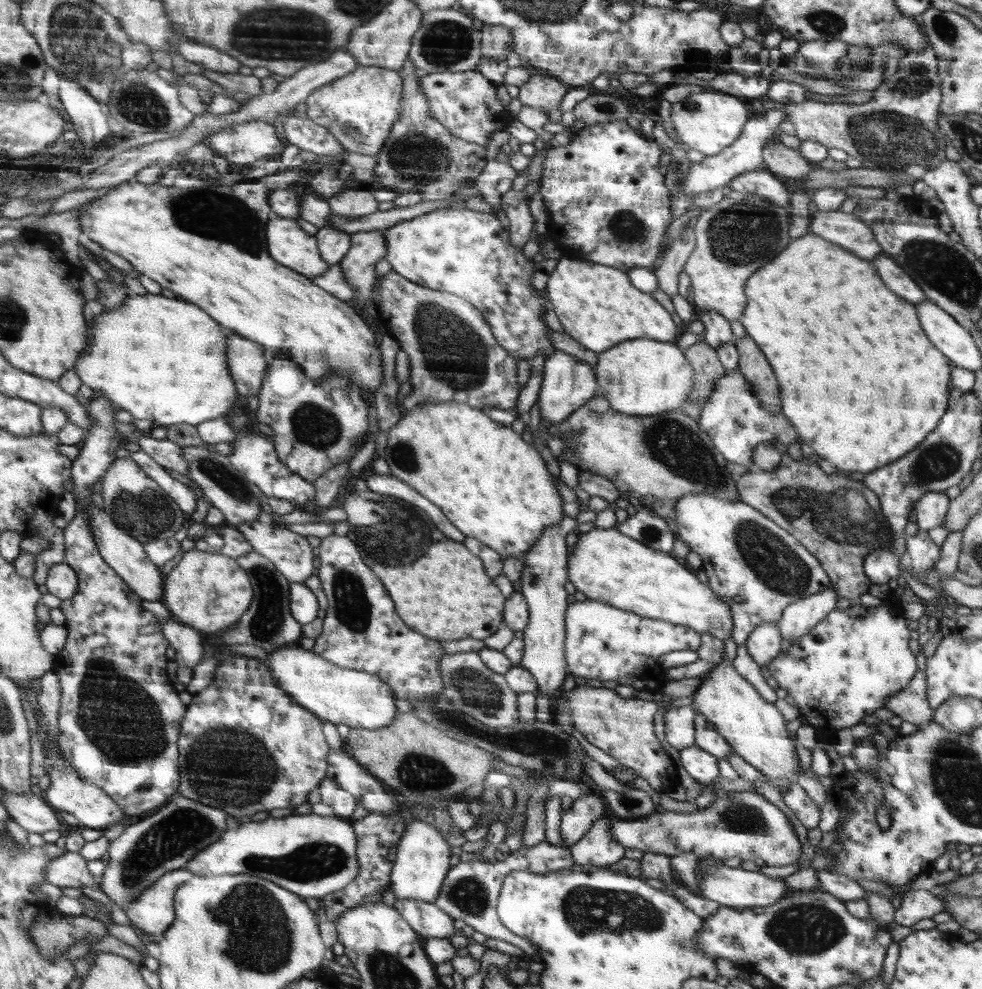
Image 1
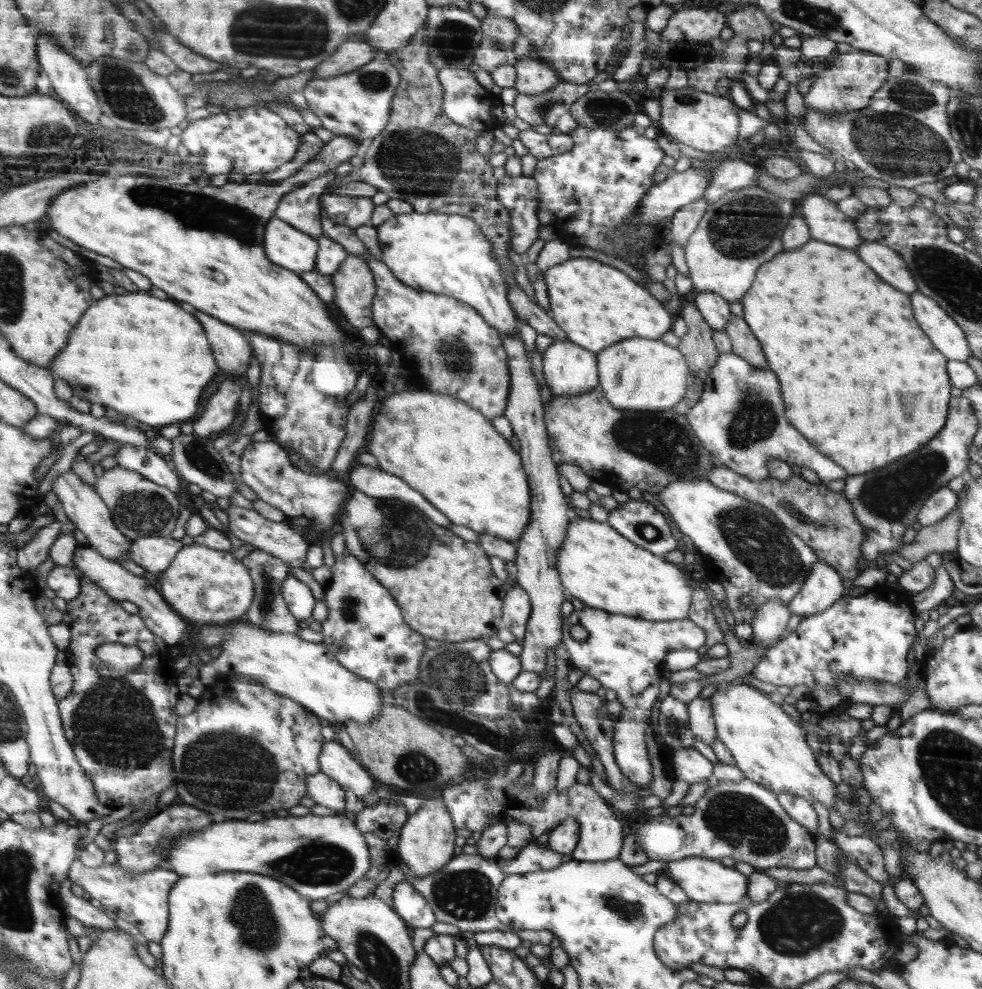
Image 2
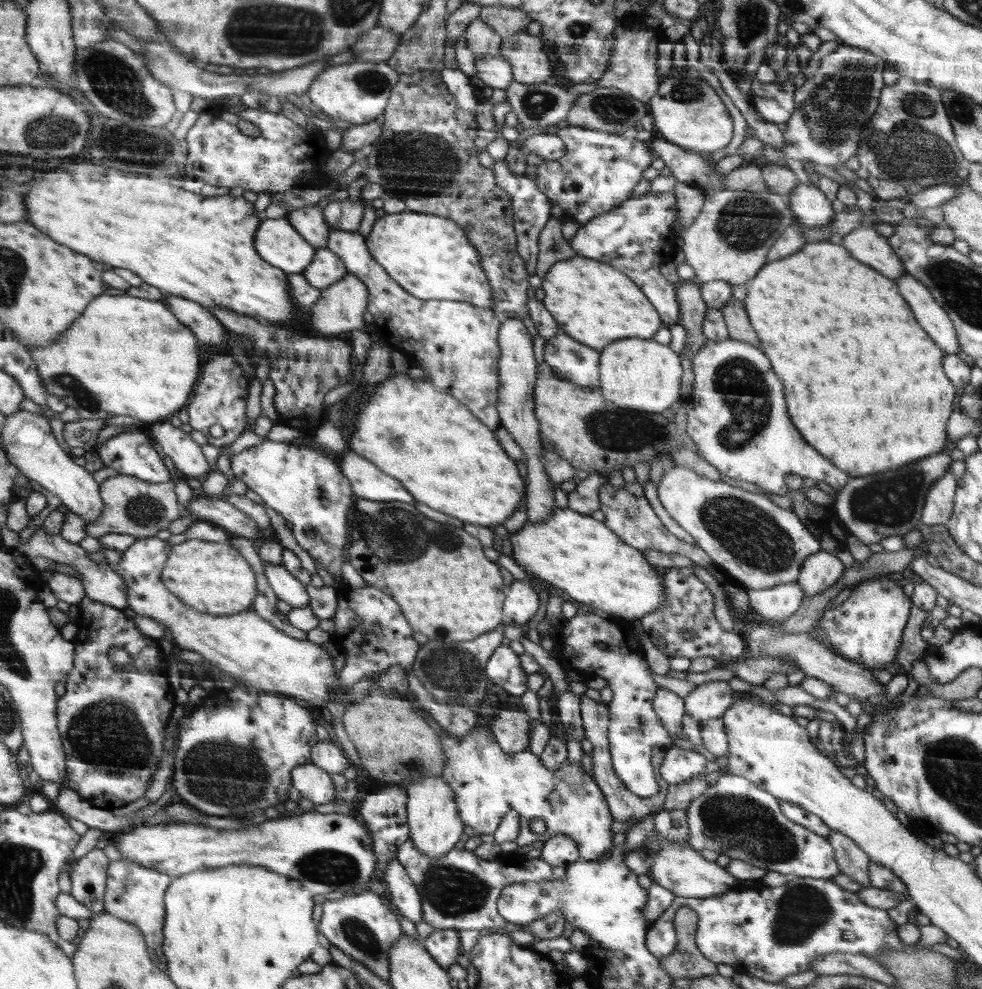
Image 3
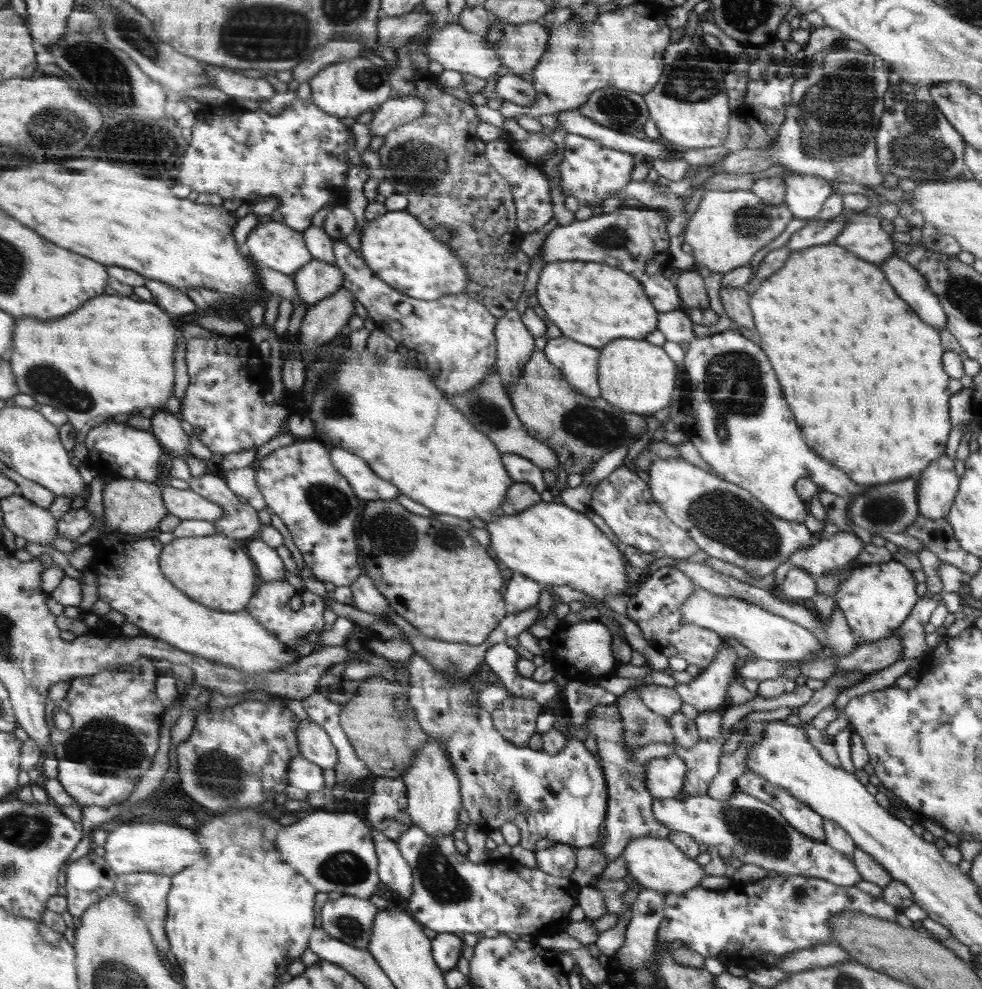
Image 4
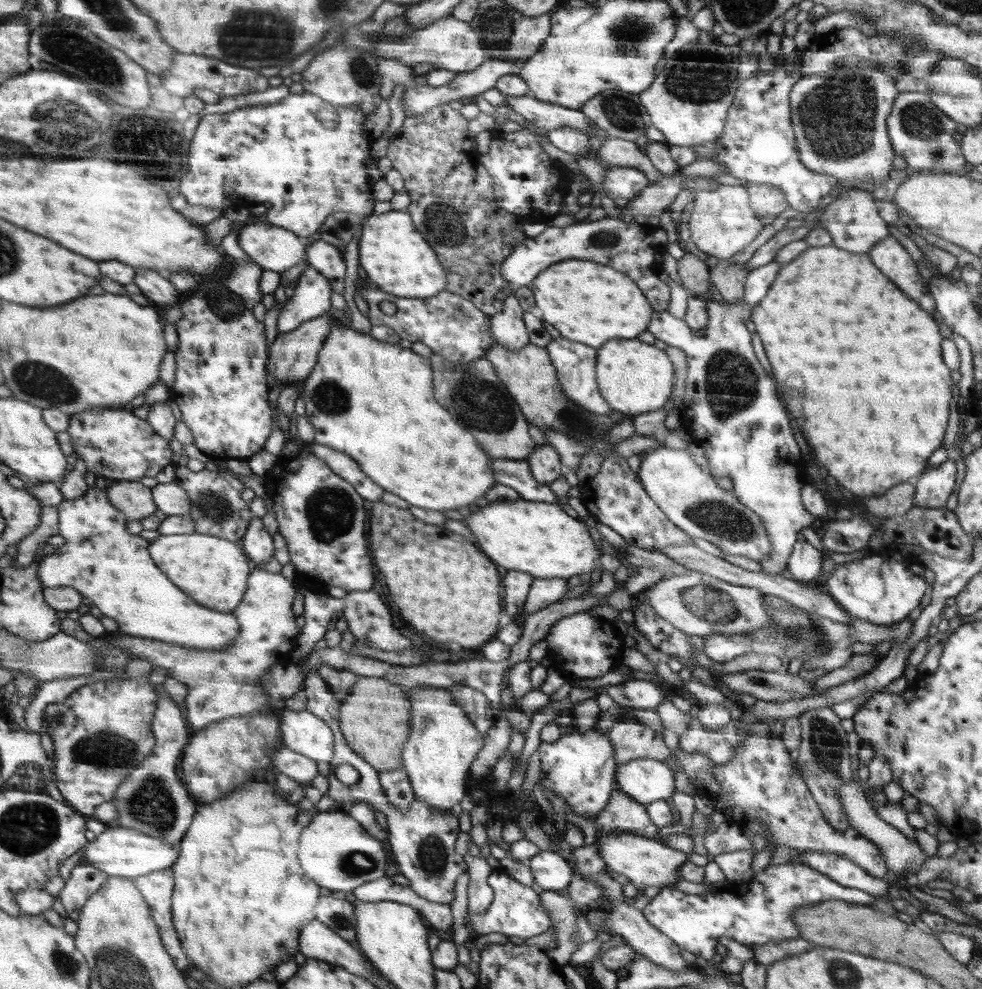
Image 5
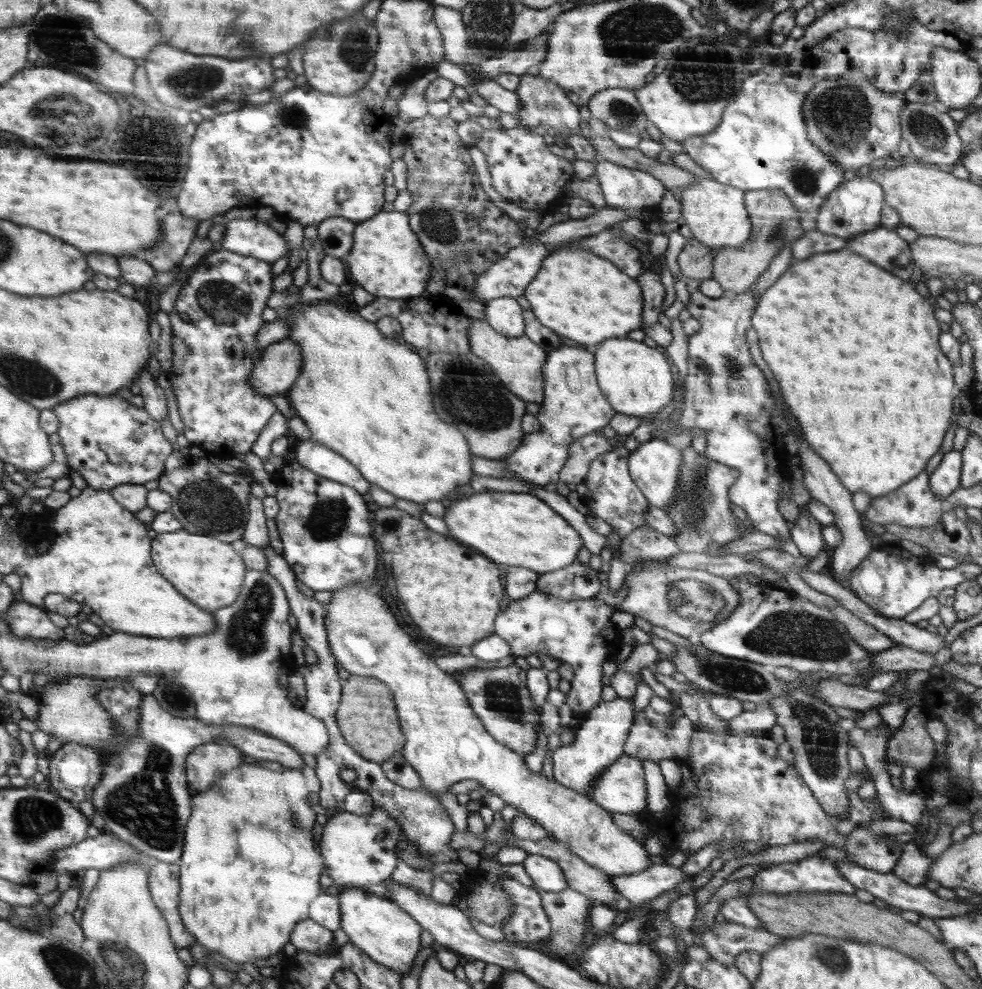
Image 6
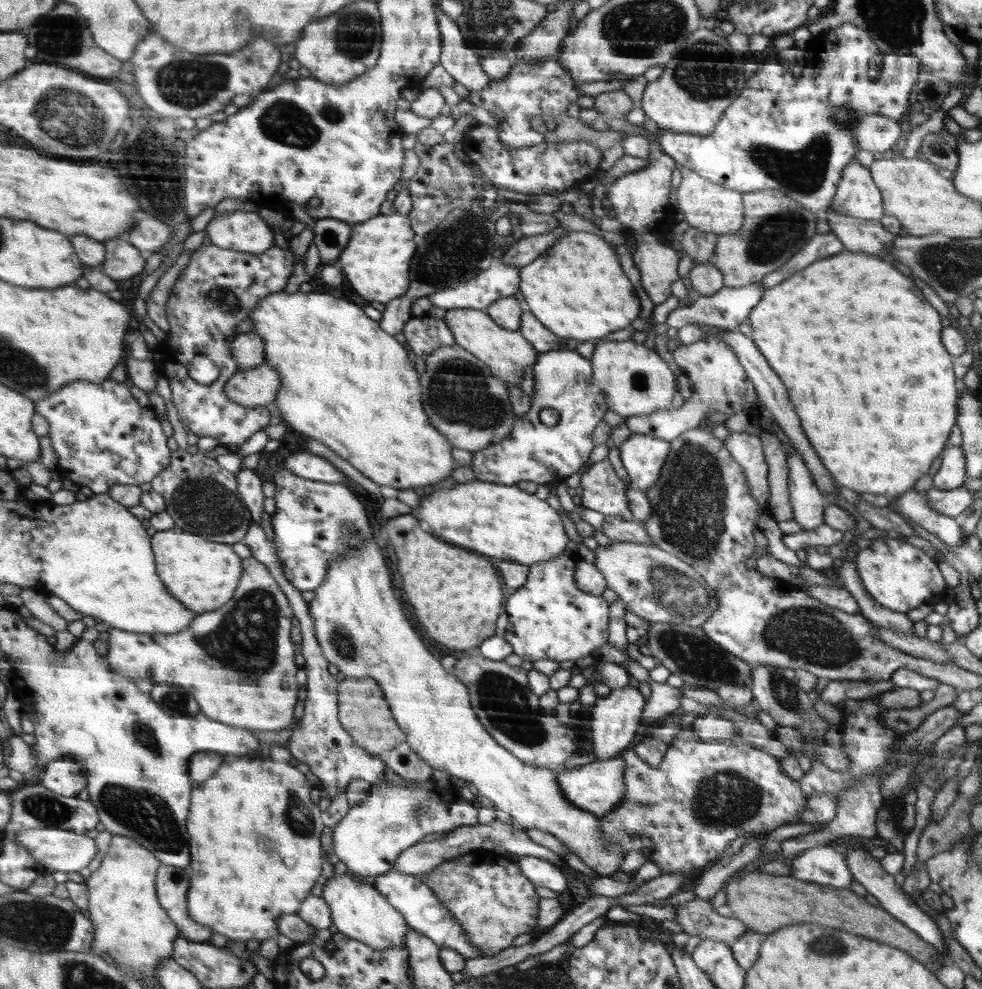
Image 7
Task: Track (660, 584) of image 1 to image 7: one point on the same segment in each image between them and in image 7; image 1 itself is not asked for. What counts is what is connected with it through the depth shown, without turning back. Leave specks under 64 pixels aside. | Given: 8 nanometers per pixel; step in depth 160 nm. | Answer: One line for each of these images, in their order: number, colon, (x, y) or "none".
2: (604, 570)
3: (573, 552)
4: (548, 543)
5: (539, 538)
6: (519, 529)
7: (500, 520)

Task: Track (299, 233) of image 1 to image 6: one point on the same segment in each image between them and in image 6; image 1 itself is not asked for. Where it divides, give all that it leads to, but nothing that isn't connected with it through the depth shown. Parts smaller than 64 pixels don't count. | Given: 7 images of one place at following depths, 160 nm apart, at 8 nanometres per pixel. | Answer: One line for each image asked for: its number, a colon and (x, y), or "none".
2: (288, 247)
3: (277, 241)
4: (274, 244)
5: (275, 248)
6: (246, 237)

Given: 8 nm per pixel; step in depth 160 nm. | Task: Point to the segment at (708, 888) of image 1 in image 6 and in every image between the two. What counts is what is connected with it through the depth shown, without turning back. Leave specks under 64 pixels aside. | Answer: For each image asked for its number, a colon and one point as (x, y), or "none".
2: (704, 880)
3: (682, 870)
4: (655, 863)
5: (646, 862)
6: (447, 743)

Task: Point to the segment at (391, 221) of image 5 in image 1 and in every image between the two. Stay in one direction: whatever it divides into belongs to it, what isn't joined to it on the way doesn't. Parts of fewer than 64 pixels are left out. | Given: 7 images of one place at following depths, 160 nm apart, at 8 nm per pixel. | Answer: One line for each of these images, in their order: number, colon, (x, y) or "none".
1: (466, 253)
2: (448, 254)
3: (432, 257)
4: (400, 249)

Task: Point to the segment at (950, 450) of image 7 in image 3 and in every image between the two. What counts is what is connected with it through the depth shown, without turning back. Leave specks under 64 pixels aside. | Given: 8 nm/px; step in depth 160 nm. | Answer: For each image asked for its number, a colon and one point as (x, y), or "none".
3: (939, 505)
4: (938, 483)
5: (932, 489)
6: (945, 479)

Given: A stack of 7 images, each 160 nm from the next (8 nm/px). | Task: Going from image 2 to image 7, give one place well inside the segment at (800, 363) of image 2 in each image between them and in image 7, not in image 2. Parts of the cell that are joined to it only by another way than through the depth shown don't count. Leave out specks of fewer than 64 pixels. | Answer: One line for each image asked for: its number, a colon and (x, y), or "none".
3: (882, 401)
4: (864, 373)
5: (860, 362)
6: (845, 340)
7: (858, 347)

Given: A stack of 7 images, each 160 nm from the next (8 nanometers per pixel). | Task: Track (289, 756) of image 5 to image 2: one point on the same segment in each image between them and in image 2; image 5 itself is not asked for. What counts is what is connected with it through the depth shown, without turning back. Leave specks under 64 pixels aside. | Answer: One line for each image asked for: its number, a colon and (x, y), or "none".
2: (324, 790)
3: (313, 783)
4: (303, 774)

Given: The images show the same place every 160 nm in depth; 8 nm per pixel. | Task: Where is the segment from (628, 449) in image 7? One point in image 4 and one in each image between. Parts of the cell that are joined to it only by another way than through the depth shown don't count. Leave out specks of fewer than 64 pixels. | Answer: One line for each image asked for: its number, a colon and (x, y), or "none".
4: (728, 522)
5: (690, 498)
6: (655, 466)

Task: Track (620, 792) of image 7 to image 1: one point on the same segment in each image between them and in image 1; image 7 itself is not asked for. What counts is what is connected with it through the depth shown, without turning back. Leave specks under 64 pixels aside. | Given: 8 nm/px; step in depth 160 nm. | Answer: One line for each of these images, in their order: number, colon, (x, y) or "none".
1: (703, 766)
2: (689, 764)
3: (679, 765)
4: (664, 776)
5: (646, 780)
6: (622, 788)

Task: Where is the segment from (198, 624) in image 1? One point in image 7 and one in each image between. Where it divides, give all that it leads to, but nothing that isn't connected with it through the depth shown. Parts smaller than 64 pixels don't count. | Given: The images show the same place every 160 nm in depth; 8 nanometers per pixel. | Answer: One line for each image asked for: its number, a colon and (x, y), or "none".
2: (202, 584)
3: (211, 577)
4: (213, 570)
5: (215, 571)
6: (209, 571)
7: (204, 574)

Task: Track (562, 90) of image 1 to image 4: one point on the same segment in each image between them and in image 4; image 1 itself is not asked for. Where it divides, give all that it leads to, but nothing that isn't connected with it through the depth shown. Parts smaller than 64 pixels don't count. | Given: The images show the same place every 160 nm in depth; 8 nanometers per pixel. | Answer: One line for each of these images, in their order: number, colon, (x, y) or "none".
2: (532, 78)
3: (529, 64)
4: (519, 46)

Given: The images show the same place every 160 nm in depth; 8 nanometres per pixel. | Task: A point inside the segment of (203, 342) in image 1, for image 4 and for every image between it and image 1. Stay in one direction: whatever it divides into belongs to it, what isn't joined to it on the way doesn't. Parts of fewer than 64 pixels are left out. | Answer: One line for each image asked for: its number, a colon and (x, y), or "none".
2: (148, 359)
3: (129, 356)
4: (116, 355)

